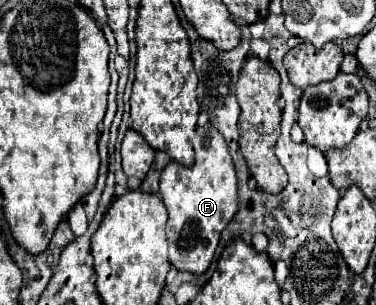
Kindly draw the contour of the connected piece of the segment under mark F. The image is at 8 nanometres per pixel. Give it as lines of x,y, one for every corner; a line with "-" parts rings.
210,122
196,128
194,152
196,160
192,166
182,166
174,160
166,164
160,174
160,196
168,210
166,238
170,244
170,262
178,270
202,274
212,262
222,230
238,210
238,194
236,170
228,146

